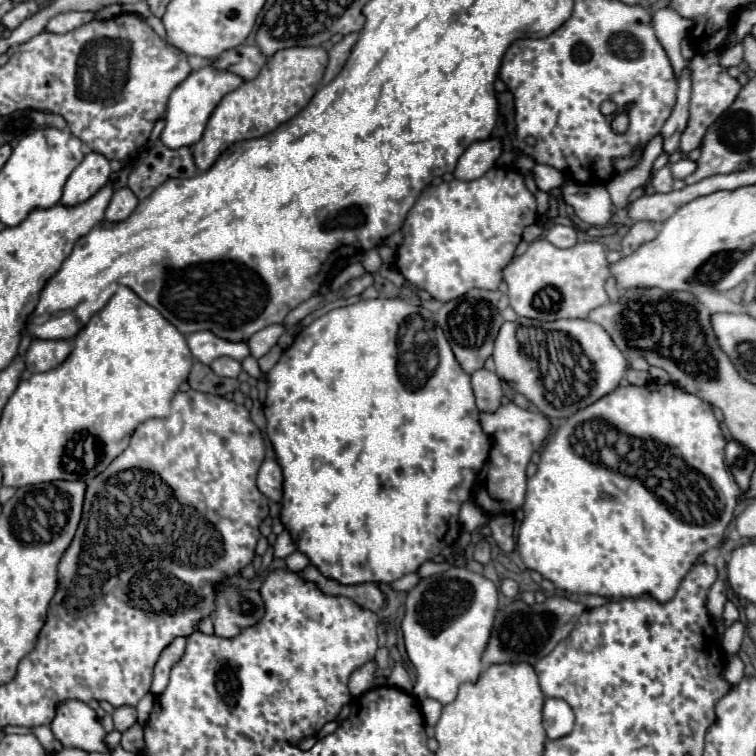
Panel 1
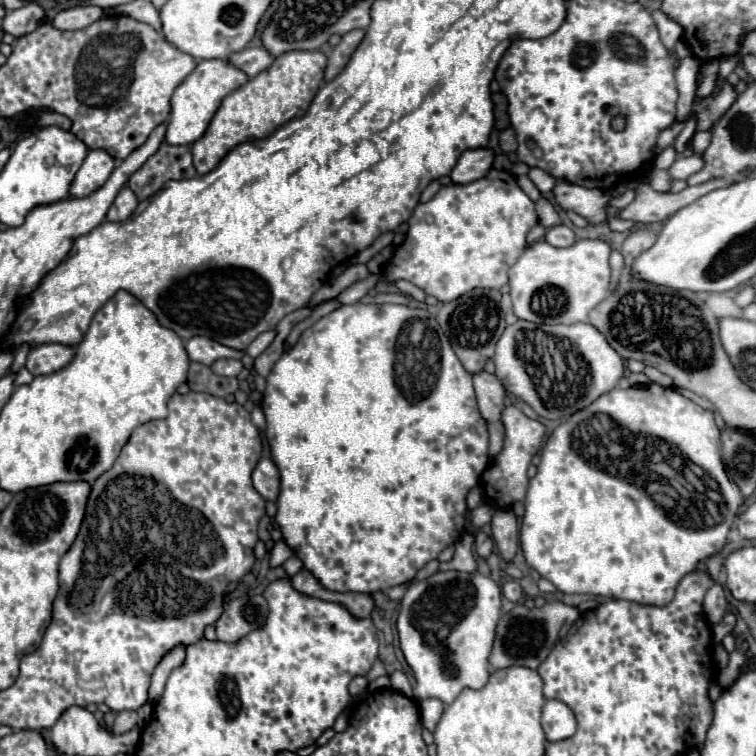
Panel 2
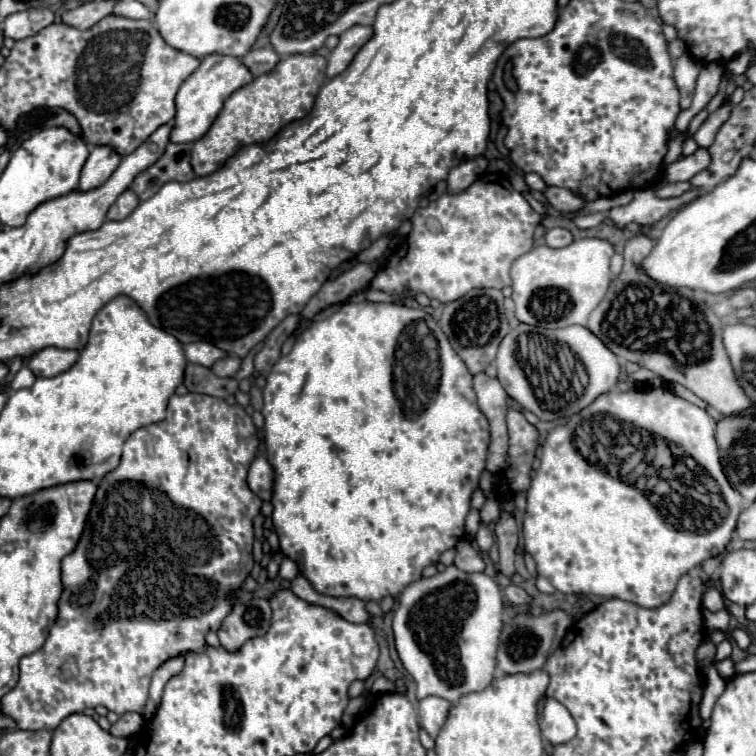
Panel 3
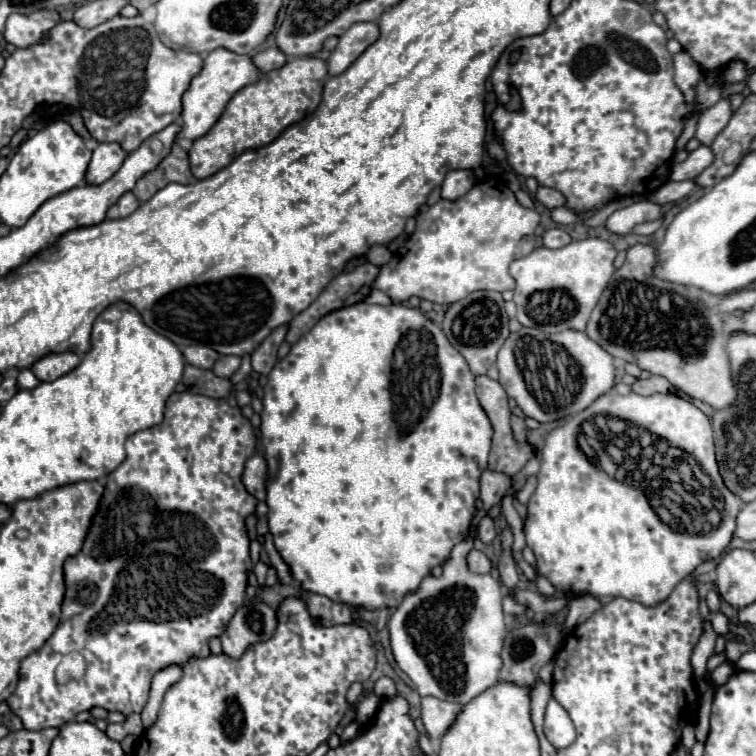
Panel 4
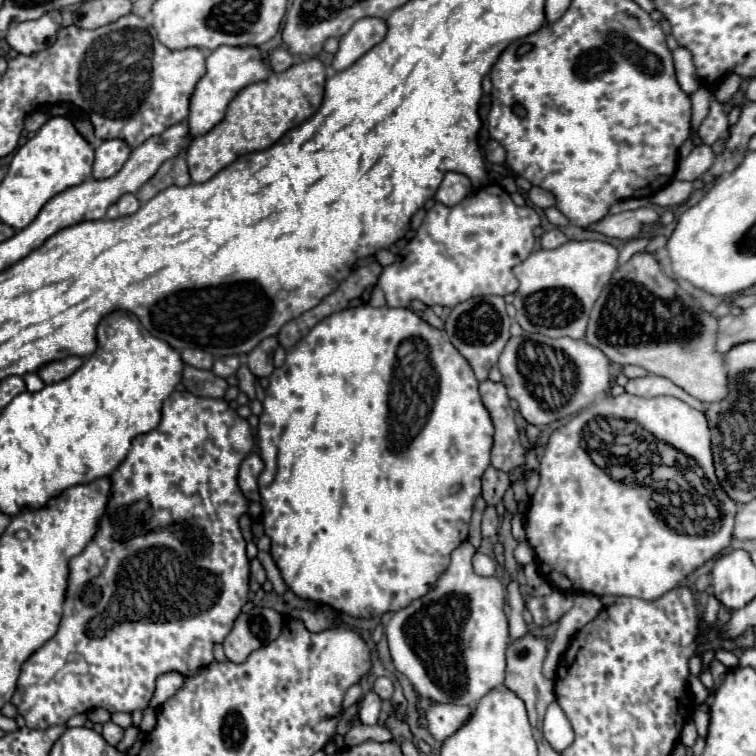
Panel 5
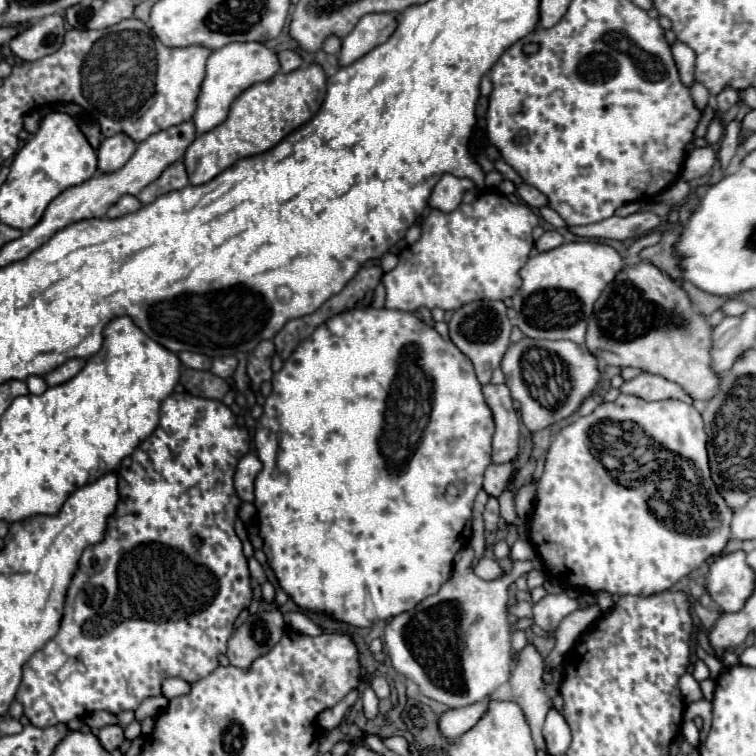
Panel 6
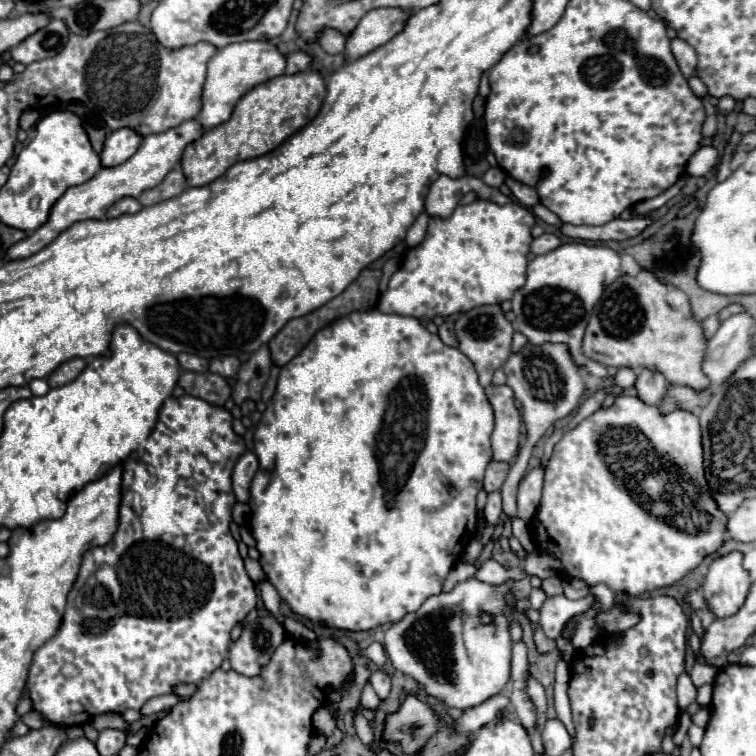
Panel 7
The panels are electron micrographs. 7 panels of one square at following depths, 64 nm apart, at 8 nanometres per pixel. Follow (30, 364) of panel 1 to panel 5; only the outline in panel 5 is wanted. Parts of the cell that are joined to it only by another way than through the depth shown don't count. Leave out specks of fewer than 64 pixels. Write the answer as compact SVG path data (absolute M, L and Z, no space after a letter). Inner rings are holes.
M70 356L66 360L58 360L54 364L46 364L46 368L38 370L38 376L44 380L44 384L54 384L54 382L60 382L60 380L68 378L70 374L74 374L82 364L84 364L82 358Z

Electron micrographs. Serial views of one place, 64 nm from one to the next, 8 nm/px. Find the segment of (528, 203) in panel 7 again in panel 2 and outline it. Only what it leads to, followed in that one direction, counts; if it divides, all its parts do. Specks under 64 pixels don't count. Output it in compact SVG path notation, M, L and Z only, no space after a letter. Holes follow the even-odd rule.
M558 182L552 190L556 204L562 210L574 210L576 214L590 220L590 224L598 224L606 220L606 206L610 200L608 192L588 190L584 186Z

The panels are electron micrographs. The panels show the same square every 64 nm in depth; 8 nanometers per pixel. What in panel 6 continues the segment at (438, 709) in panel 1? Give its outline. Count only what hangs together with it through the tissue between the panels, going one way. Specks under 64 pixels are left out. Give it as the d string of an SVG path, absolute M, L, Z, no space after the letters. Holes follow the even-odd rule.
M482 700L482 702L472 704L472 706L466 706L466 708L450 710L450 712L446 712L446 714L440 716L438 730L440 730L440 734L444 738L458 740L468 730L472 730L486 712L488 712L488 700Z

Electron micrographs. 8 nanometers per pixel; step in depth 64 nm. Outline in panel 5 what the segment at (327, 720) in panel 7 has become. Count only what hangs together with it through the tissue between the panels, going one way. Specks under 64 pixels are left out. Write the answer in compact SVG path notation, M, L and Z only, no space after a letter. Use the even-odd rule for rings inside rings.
M354 684L354 686L346 692L346 696L344 696L344 702L342 702L342 712L344 712L344 710L348 710L352 704L356 704L356 702L360 700L360 696L362 696L362 690L360 690L360 686L358 686L358 684Z

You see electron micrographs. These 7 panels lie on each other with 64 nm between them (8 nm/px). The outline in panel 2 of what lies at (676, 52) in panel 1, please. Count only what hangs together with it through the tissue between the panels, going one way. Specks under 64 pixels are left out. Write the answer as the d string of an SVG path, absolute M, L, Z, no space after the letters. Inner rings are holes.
M654 10L654 12L652 12L652 18L654 18L656 24L658 24L658 32L660 32L660 38L662 38L664 46L672 52L672 50L674 50L674 44L676 44L678 38L682 36L682 28L680 28L674 20L670 20L664 12L660 12L660 10Z

